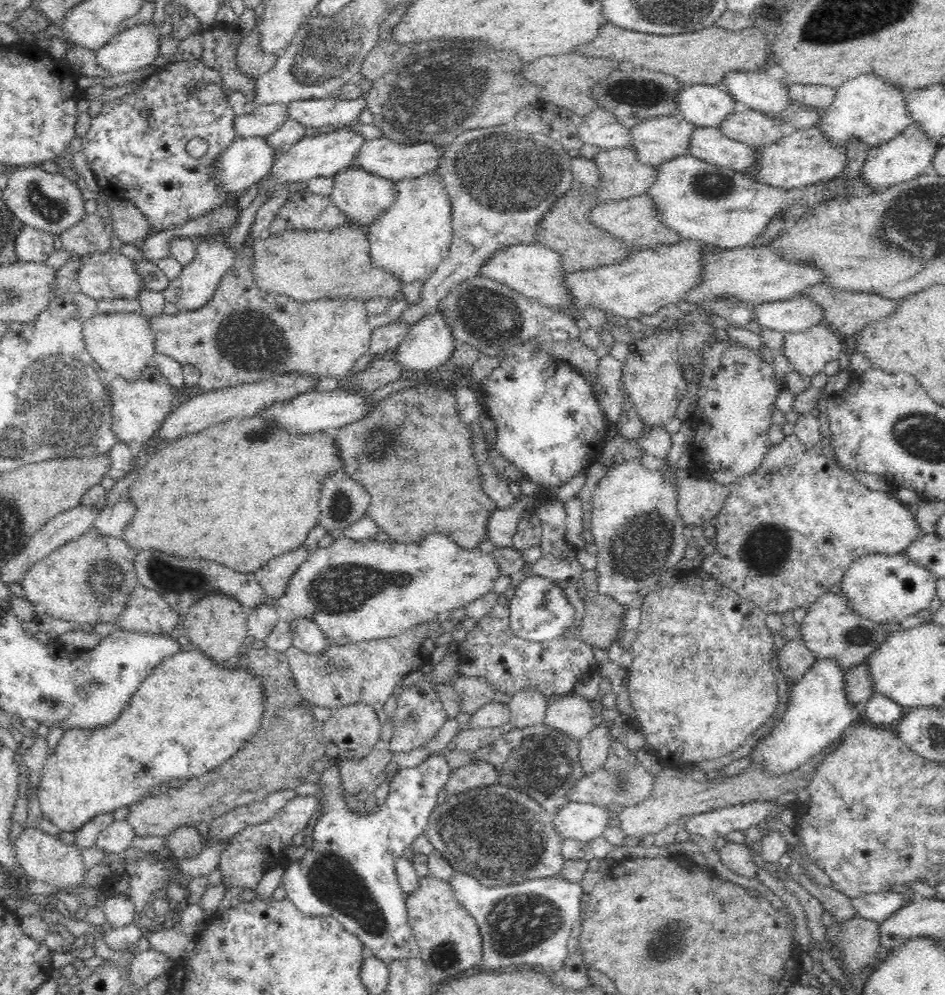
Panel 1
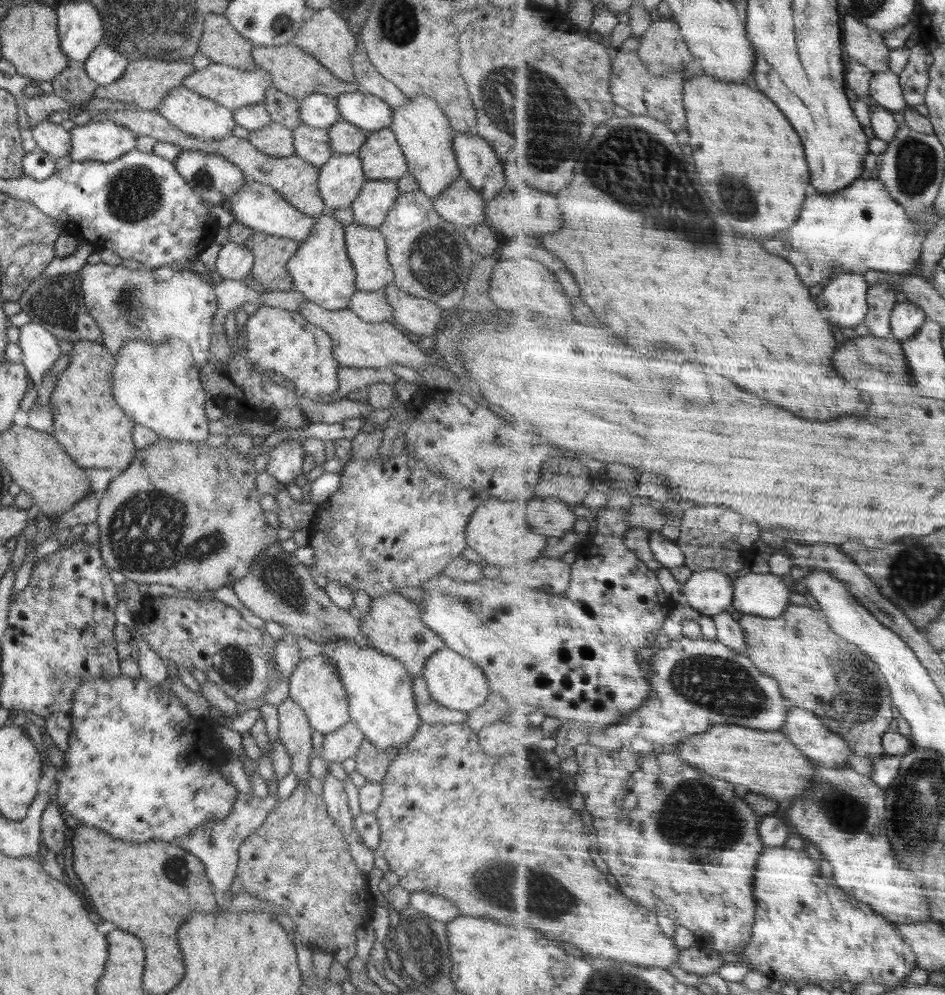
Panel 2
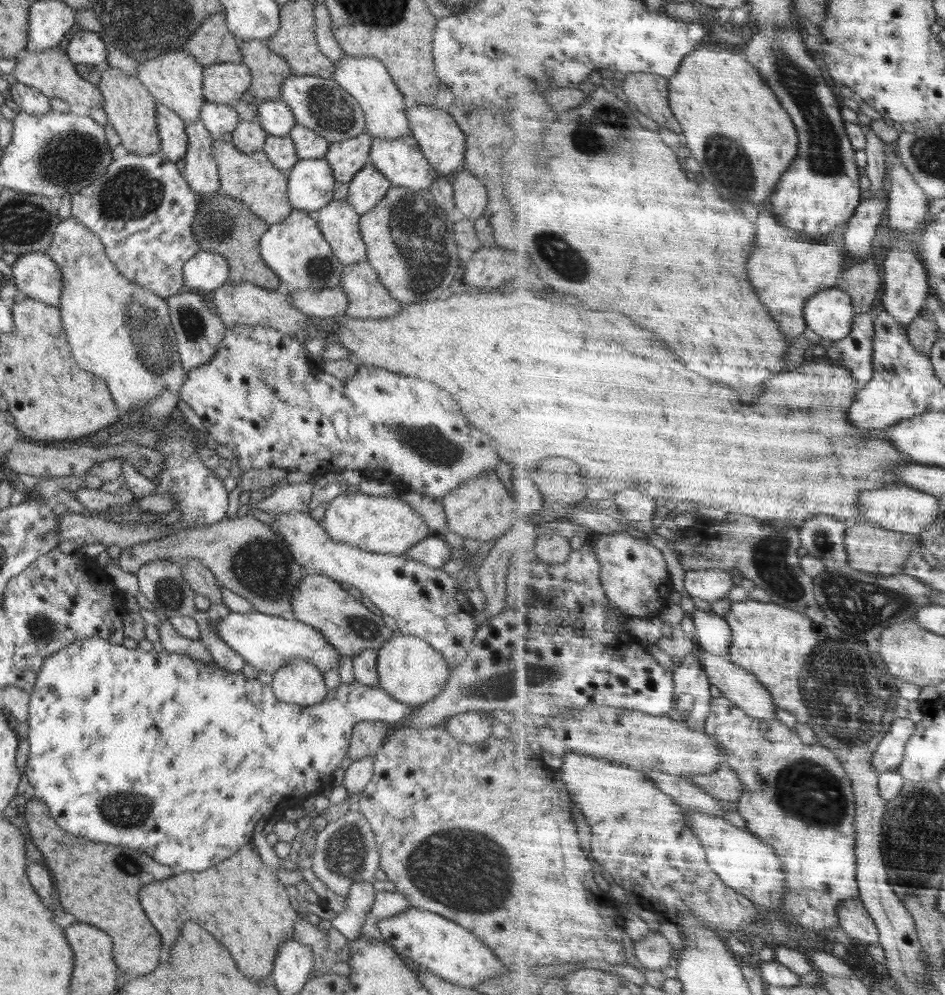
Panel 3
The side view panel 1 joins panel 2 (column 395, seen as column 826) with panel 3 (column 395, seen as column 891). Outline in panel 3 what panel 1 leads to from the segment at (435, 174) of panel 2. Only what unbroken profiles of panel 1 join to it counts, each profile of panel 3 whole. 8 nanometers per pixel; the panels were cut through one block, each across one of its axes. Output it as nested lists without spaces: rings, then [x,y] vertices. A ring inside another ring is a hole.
[[[344,54],[344,58],[334,62],[334,72],[331,78],[358,101],[365,114],[365,130],[369,135],[386,140],[412,135],[408,117],[406,117],[408,101],[394,84],[388,69],[381,60],[368,56]]]

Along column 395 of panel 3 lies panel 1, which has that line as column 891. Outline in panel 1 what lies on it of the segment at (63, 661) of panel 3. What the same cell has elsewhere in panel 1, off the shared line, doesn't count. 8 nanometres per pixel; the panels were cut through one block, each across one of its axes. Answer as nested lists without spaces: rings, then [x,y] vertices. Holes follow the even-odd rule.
[[[876,693],[861,706],[864,721],[874,726],[892,727],[902,718],[902,705],[894,700]]]

